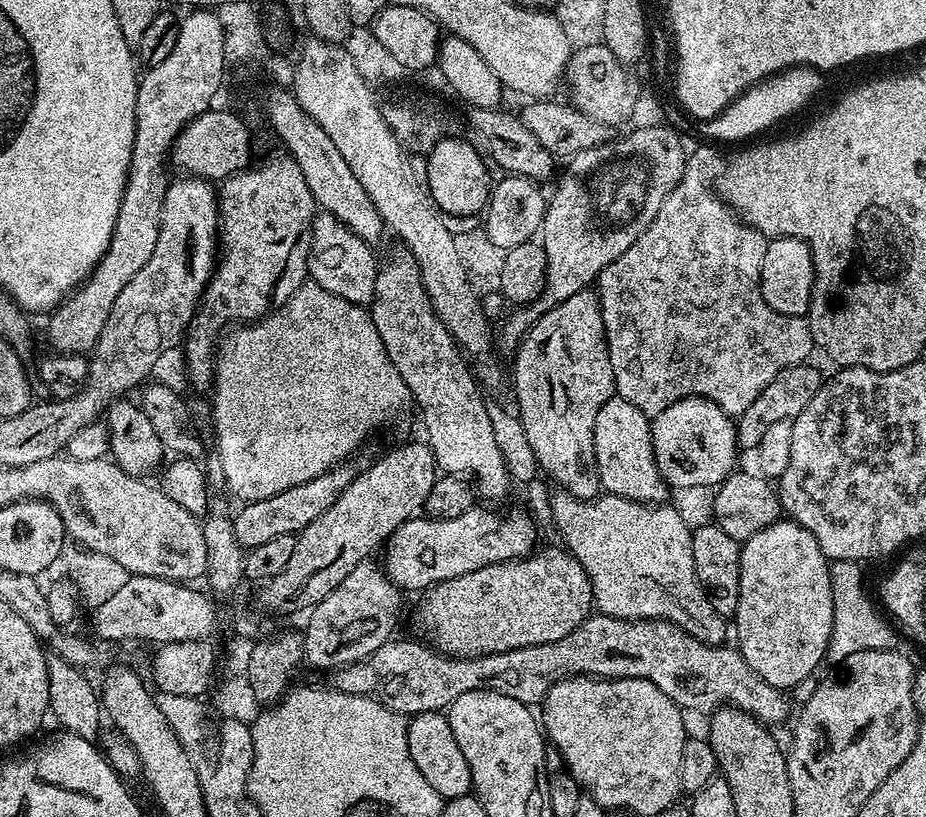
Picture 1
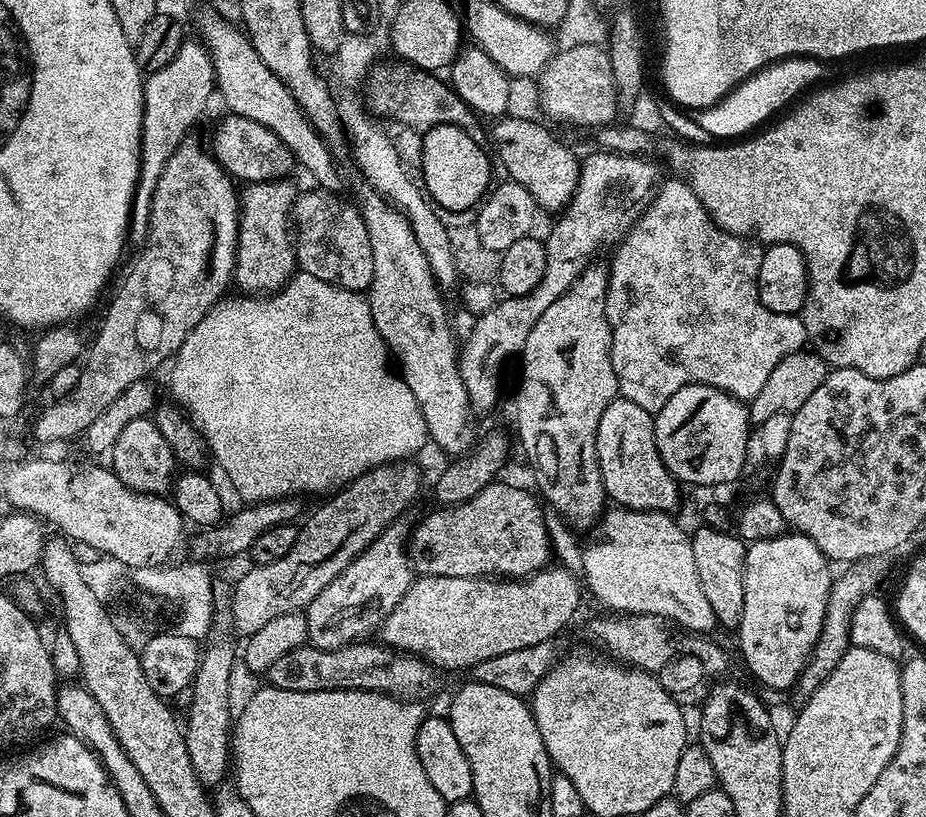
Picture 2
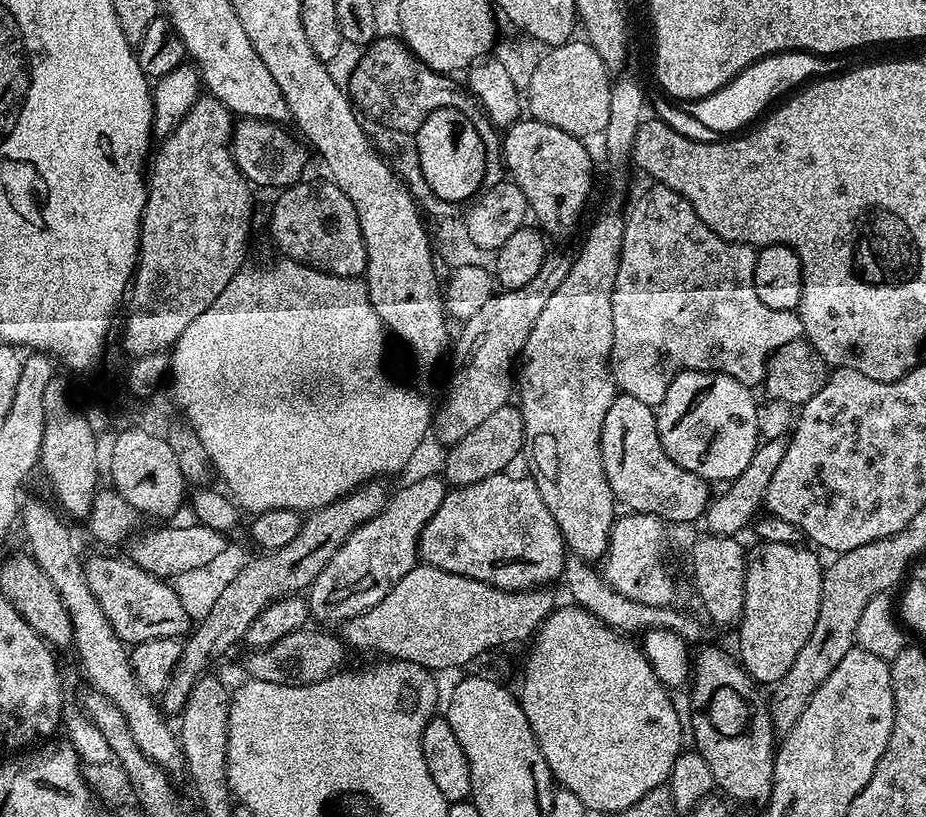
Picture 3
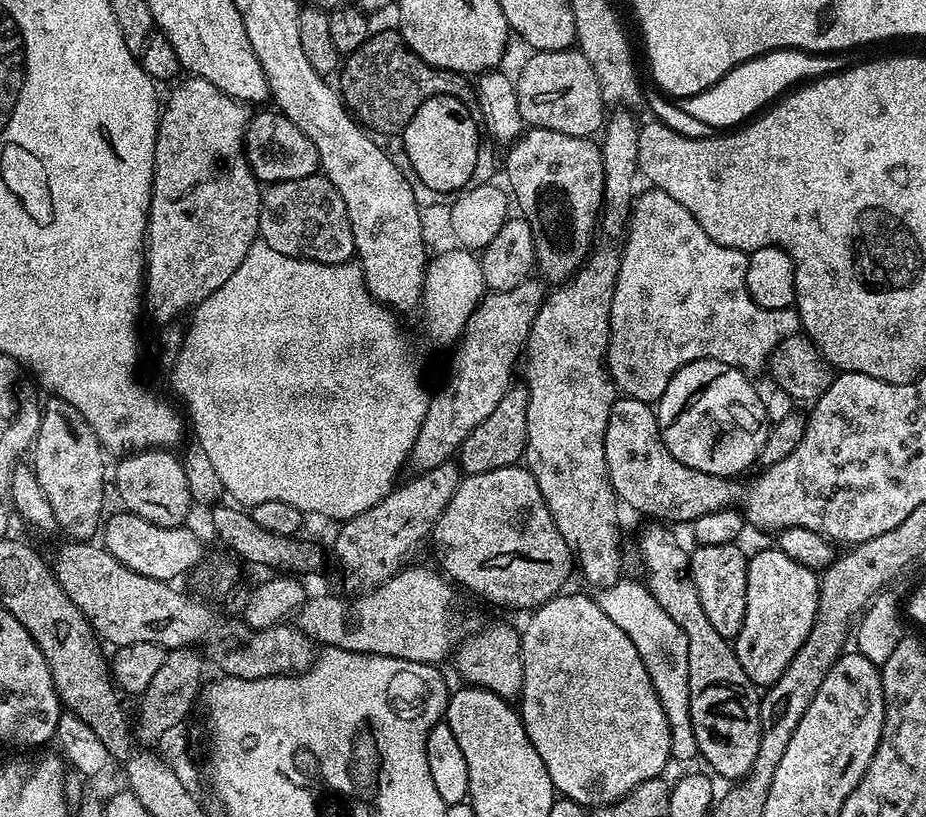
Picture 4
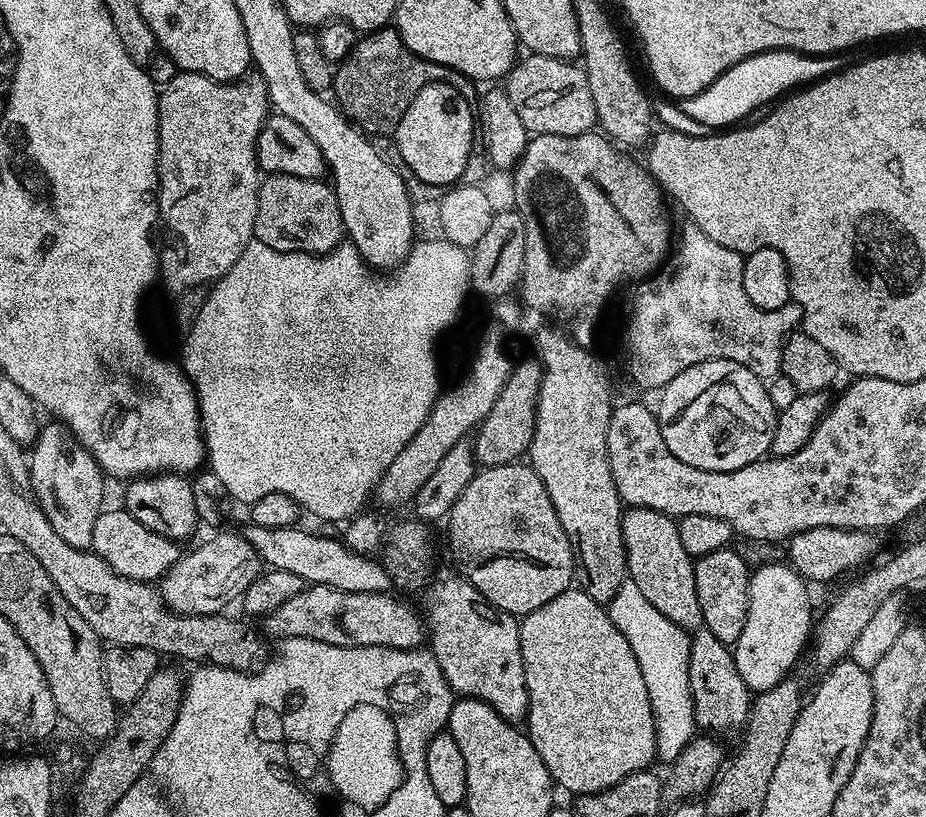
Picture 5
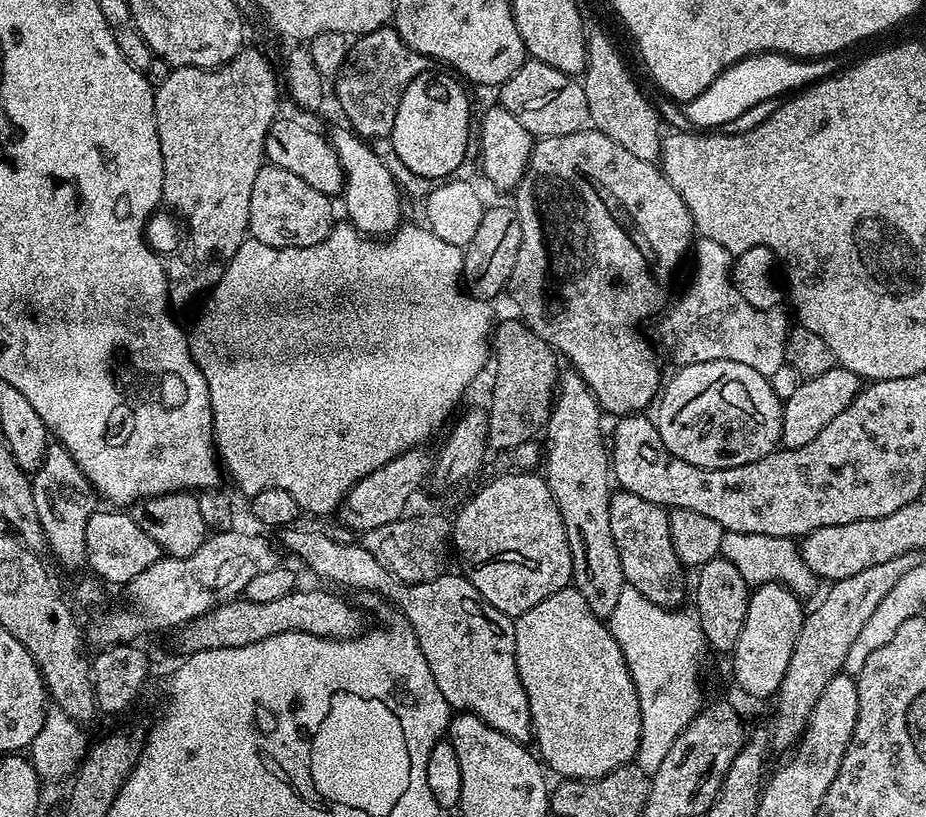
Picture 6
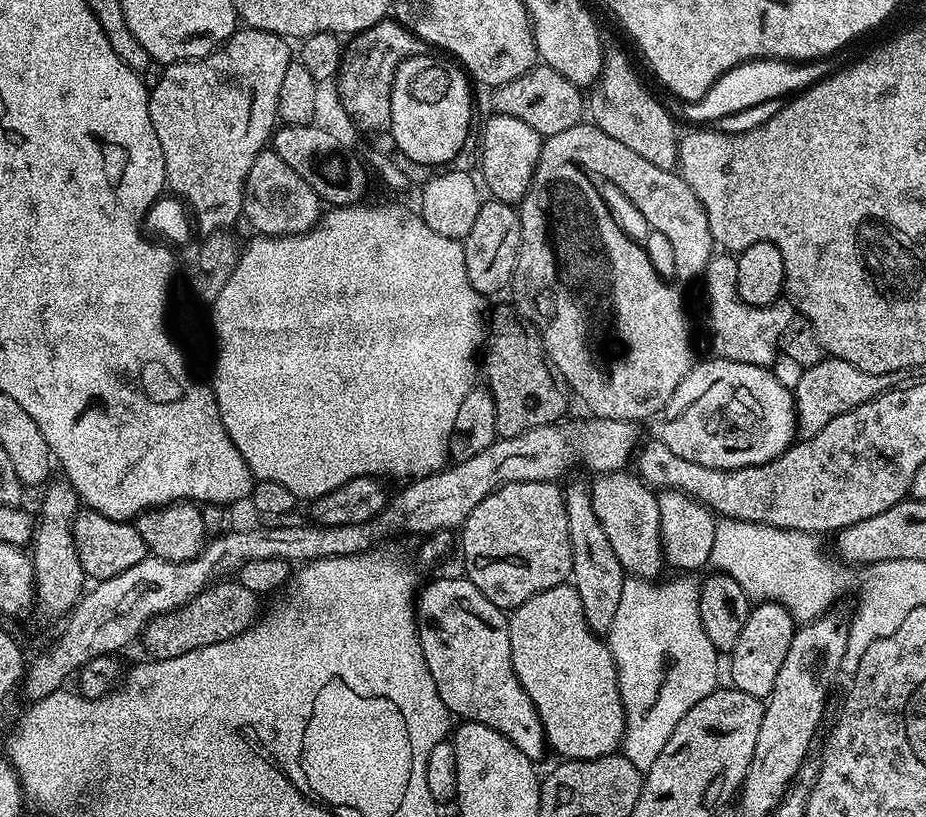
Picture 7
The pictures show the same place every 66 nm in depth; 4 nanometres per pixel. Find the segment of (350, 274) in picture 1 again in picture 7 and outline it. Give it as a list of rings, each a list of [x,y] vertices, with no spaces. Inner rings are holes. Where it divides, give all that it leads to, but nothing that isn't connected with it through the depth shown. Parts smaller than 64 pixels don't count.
[[[265,150],[254,158],[254,166],[250,166],[250,174],[246,174],[244,183],[244,210],[252,223],[253,233],[261,236],[297,236],[308,232],[322,215],[322,201],[319,194],[312,189],[278,154]]]

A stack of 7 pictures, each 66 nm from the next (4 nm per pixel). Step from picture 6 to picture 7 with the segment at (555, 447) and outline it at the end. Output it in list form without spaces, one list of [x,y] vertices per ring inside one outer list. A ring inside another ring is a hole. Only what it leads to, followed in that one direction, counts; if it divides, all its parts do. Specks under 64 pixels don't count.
[[[587,483],[567,485],[564,488],[564,501],[572,543],[570,583],[578,590],[578,598],[582,598],[582,614],[586,614],[590,630],[597,634],[607,634],[610,626],[614,626],[614,614],[618,611],[618,601],[622,598],[626,573],[618,562],[618,557],[614,555],[605,532],[602,531],[602,522],[598,522],[598,514],[594,514],[589,485]]]

